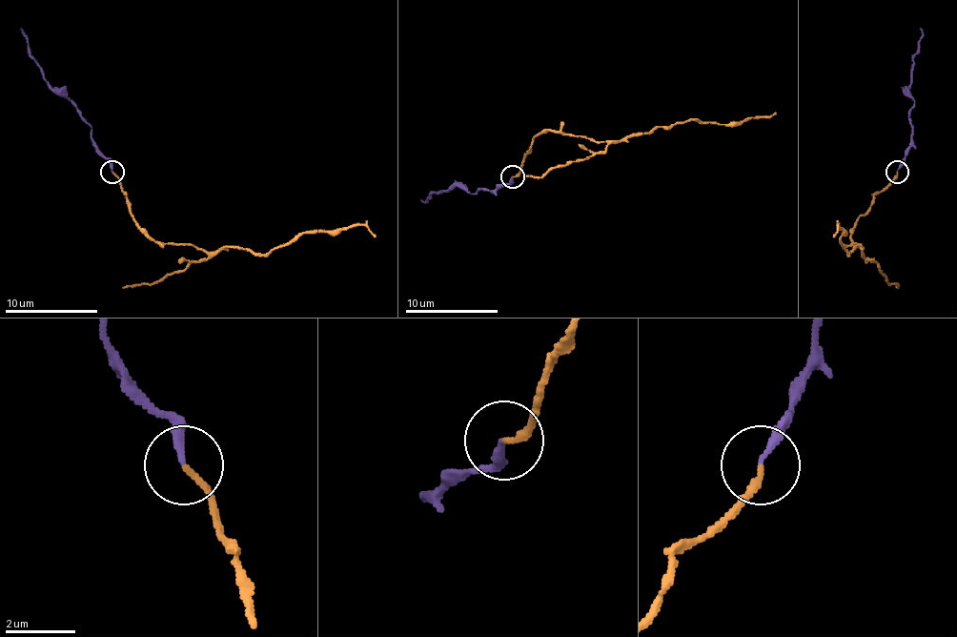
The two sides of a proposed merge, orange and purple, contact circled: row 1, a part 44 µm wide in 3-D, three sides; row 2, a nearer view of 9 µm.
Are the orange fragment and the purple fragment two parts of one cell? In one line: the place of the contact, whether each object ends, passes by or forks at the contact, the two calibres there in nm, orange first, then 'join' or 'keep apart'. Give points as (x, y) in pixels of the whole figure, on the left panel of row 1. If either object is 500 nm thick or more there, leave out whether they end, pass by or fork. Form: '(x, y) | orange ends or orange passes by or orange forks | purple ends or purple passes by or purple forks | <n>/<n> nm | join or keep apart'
(112, 172) | orange ends | purple ends | 180/200 nm | keep apart

